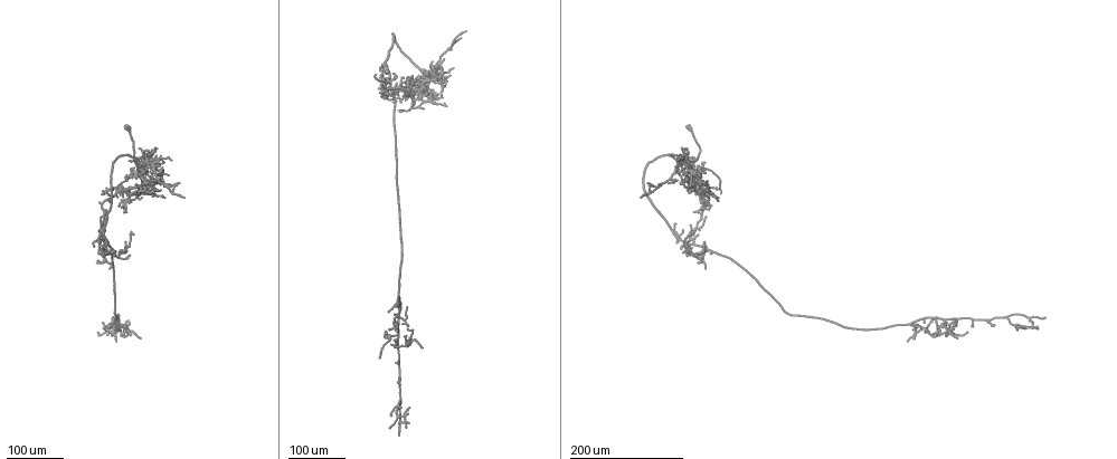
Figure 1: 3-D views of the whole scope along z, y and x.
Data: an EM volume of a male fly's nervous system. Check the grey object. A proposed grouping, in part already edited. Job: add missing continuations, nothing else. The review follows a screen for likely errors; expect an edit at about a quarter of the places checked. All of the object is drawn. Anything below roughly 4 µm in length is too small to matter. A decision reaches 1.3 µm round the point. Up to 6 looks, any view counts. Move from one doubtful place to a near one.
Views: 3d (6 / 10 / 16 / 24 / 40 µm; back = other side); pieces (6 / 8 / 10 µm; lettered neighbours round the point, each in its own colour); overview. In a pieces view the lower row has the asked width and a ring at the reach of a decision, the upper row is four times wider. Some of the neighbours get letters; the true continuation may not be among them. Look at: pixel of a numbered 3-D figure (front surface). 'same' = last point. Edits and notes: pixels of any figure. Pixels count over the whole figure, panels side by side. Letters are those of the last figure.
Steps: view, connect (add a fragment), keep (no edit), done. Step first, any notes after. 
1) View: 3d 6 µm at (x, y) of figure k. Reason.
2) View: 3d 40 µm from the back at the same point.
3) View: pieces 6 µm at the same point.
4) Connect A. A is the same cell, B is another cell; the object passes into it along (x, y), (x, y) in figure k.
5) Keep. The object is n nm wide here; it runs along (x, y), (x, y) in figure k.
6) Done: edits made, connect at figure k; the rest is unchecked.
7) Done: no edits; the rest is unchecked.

View: 3d 24 µm at (451, 74) of figure 1. An open end.

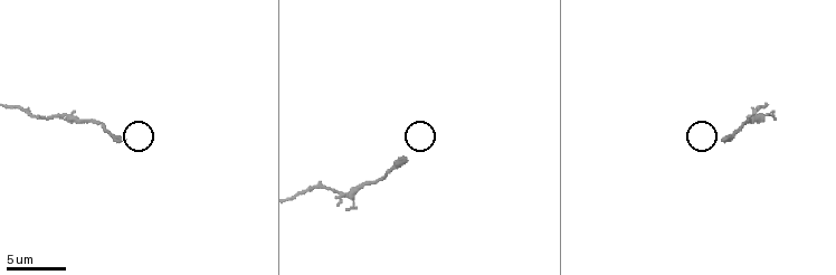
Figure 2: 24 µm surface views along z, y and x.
View: 3d 10 µm at (403, 158) of figure 2.

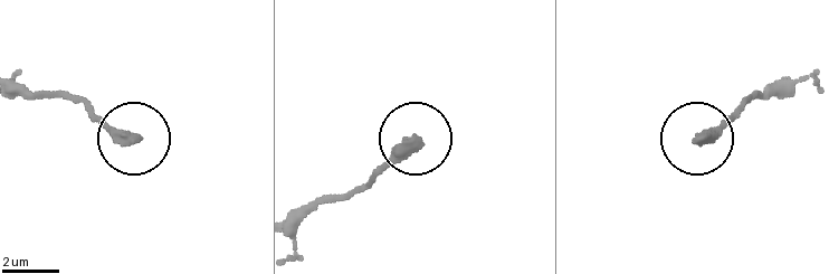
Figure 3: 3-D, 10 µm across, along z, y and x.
View: pieces 6 µm at (702, 137) of figure 3.

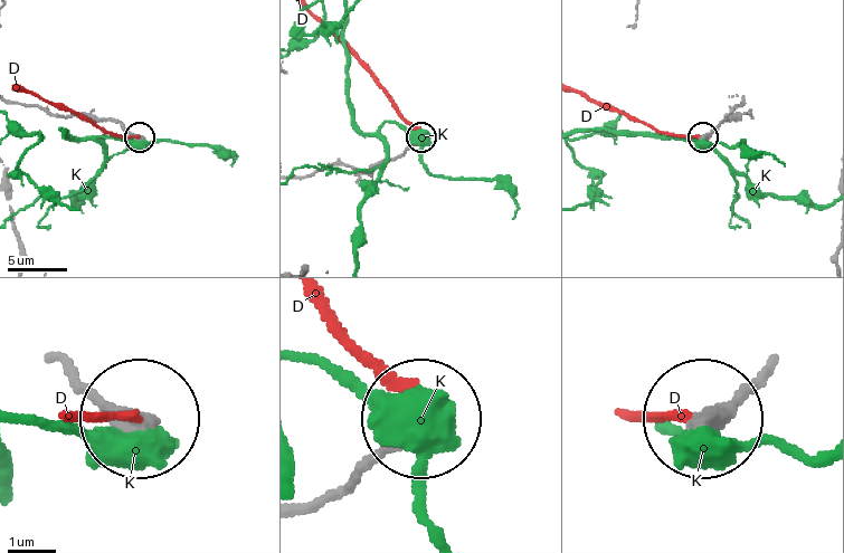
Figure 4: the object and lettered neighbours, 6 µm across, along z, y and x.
Keep. D and K are other cells; it runs along (768, 377), (711, 420) in figure 4; none of them fits.

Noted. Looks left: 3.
View: 3d 24 µm at (155, 197) of figure 1. An open end.

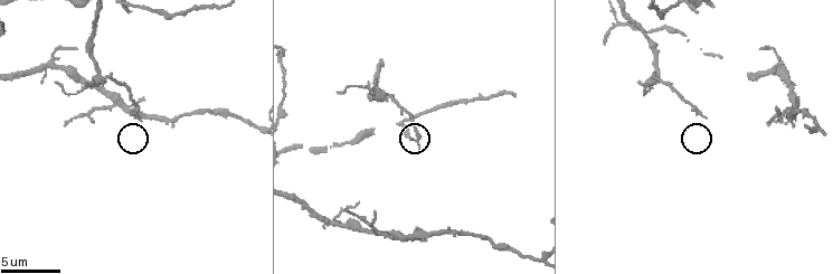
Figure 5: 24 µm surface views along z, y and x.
View: pieces 6 µm at (417, 145) of figure 5.

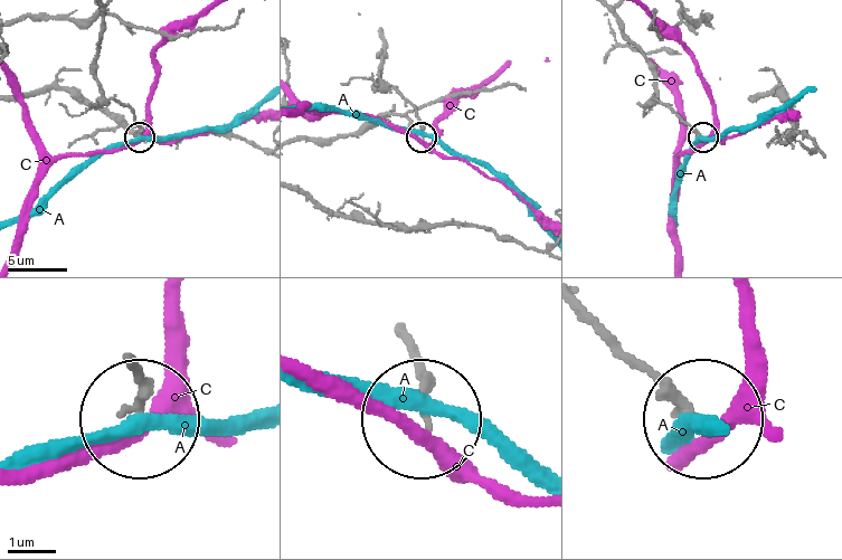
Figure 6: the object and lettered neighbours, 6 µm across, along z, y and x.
Keep. The object is 160 nm wide here; A and C are other cells; none of them fits.

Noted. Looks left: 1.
Done: no edits; the rest is unchecked.

